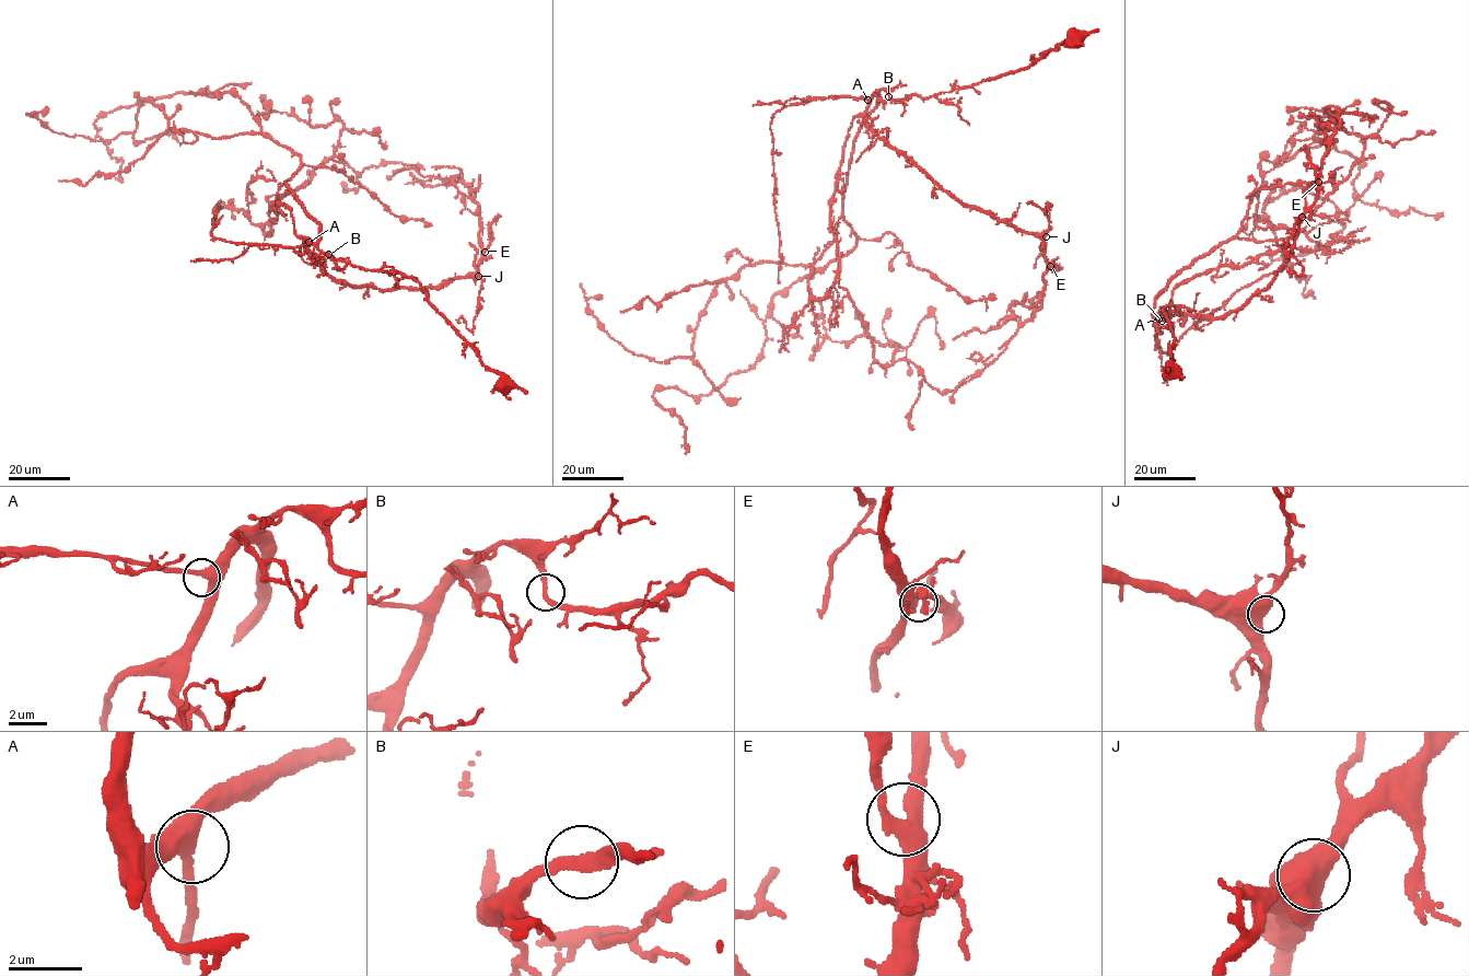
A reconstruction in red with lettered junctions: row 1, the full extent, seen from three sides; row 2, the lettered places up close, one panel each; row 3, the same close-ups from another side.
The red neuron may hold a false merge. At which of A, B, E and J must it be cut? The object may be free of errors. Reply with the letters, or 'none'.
none

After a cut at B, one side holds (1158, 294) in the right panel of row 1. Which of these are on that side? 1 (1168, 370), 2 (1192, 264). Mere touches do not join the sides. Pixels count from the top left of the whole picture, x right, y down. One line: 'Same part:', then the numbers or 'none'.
Same part: 2

